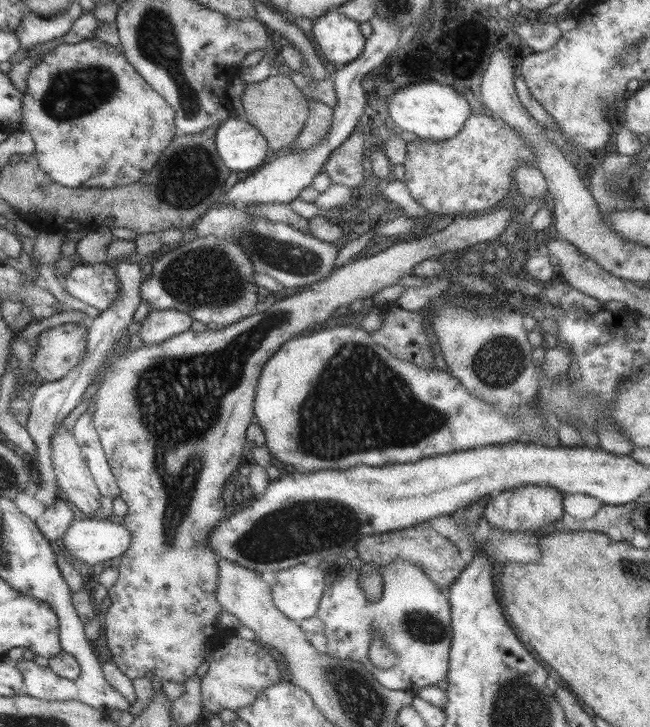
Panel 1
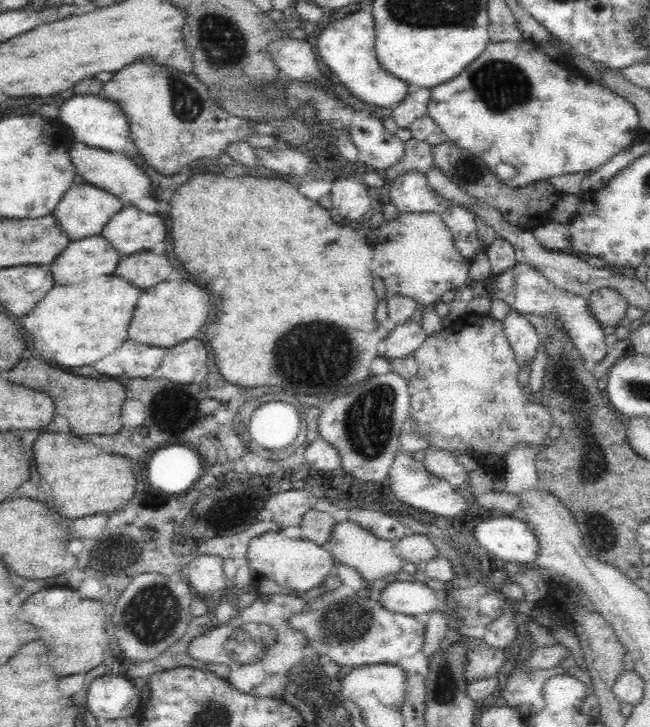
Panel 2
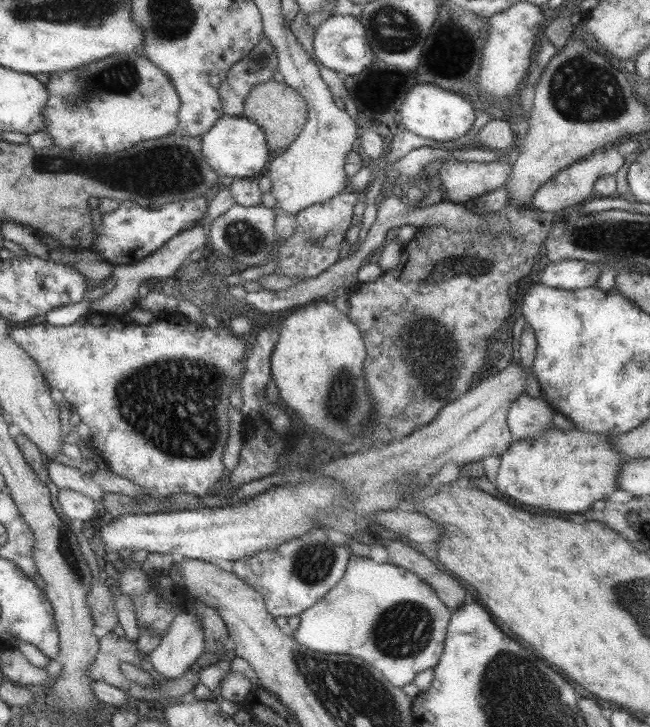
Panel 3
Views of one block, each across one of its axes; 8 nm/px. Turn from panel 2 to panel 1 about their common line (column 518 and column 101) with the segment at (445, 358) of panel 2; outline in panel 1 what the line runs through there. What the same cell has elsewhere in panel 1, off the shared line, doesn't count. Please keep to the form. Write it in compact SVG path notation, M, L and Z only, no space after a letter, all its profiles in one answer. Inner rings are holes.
M507 207L494 208L487 214L481 216L456 216L453 221L443 227L434 231L425 238L418 236L407 236L404 240L392 243L382 250L377 250L376 253L367 257L355 258L348 260L347 264L334 268L321 282L317 281L311 284L309 290L295 293L291 297L286 297L282 300L275 301L272 305L264 310L258 311L256 314L246 316L236 322L235 324L228 324L227 326L217 328L215 330L205 329L204 331L191 331L187 329L179 334L174 334L166 338L161 344L149 344L147 346L141 345L137 349L129 350L126 347L115 357L111 359L113 350L108 354L108 358L97 367L95 379L102 374L103 380L97 388L96 393L91 399L90 412L92 414L92 422L94 430L98 436L100 446L106 456L106 461L110 466L111 472L115 477L117 486L120 490L120 497L127 504L127 515L119 522L129 531L130 543L127 550L120 556L120 563L118 565L118 577L113 586L106 592L106 597L111 601L110 607L103 609L104 624L103 634L105 634L105 645L107 650L111 653L112 661L115 666L127 678L141 678L145 676L157 676L159 680L177 682L182 684L190 676L194 675L195 670L199 664L204 662L205 647L209 647L215 635L221 629L219 624L219 613L224 608L217 602L215 589L218 579L218 564L217 556L214 550L208 545L208 538L212 530L217 526L223 518L229 513L223 500L221 499L221 490L225 484L225 480L233 474L233 470L237 470L241 464L243 454L243 444L245 444L246 431L251 422L255 420L253 415L253 398L256 398L256 387L259 376L263 366L265 366L267 359L273 356L279 350L279 347L295 334L301 334L303 330L310 330L317 322L323 322L325 319L334 315L334 311L339 306L348 306L359 298L369 298L385 286L396 284L399 278L405 275L412 275L411 272L415 264L419 264L422 260L427 260L433 257L439 257L444 252L455 252L455 250L463 250L467 246L473 246L477 242L490 241L494 242L495 238L499 237L509 223L509 211Z

